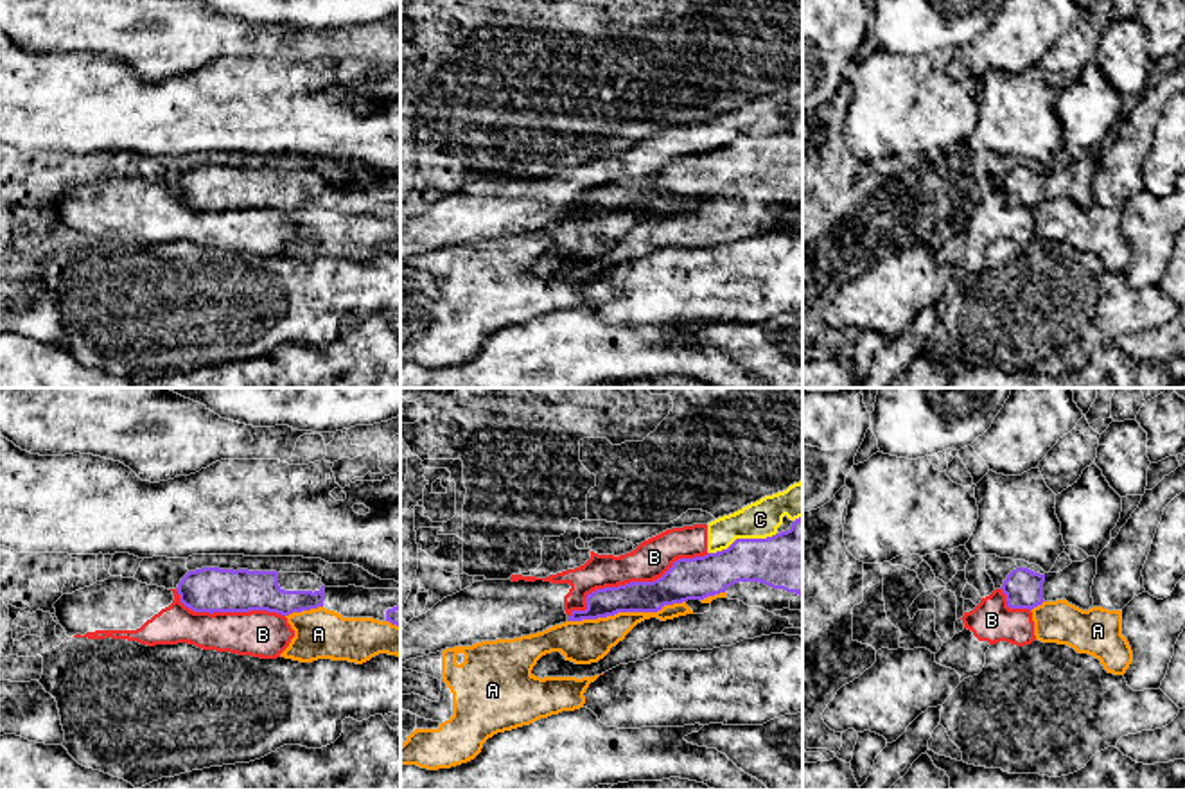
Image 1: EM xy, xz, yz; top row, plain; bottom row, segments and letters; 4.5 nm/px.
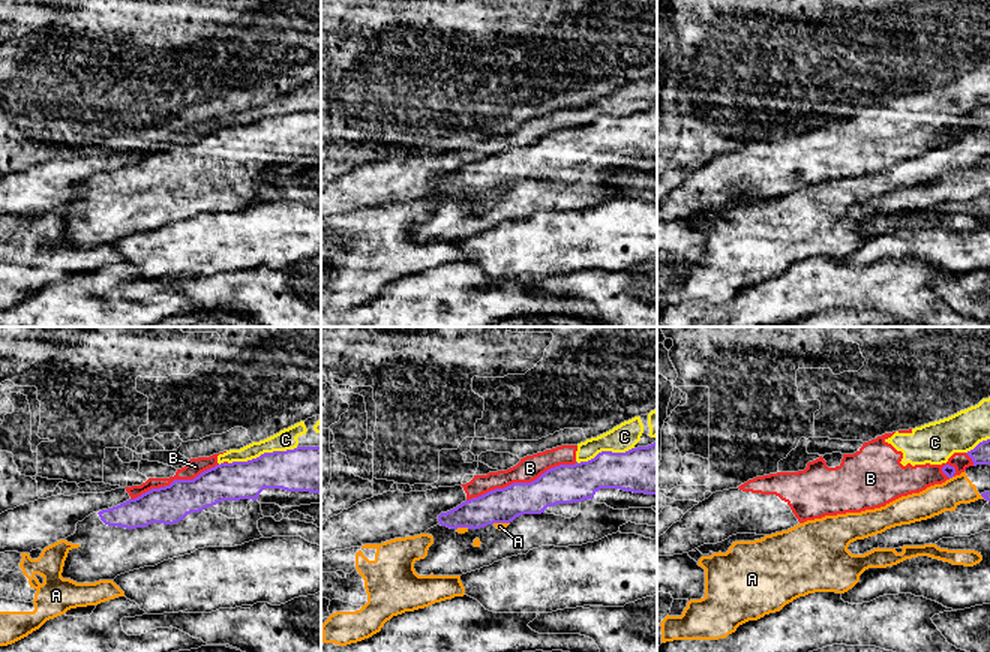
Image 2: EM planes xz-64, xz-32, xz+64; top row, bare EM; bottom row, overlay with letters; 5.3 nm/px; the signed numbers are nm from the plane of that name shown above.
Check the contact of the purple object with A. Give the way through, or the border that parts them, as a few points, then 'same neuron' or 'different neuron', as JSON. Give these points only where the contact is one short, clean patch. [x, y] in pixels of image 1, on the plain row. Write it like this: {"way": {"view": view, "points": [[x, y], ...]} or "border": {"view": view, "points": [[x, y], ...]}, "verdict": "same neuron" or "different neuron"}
{"verdict": "different neuron"}

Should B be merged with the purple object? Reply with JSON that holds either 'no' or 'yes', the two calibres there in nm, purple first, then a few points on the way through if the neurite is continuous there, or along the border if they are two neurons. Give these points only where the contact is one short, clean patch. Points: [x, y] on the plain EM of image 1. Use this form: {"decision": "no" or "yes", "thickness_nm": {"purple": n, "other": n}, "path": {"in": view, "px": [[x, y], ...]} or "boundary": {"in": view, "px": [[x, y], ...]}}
{"decision": "no", "thickness_nm": {"purple": 190, "other": 170}}

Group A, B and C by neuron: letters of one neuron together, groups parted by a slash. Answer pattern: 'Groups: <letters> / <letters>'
Groups: A / B C

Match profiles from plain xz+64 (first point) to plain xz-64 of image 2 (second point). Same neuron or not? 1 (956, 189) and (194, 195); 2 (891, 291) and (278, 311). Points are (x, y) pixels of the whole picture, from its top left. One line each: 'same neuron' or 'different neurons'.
1: same neuron
2: different neurons

